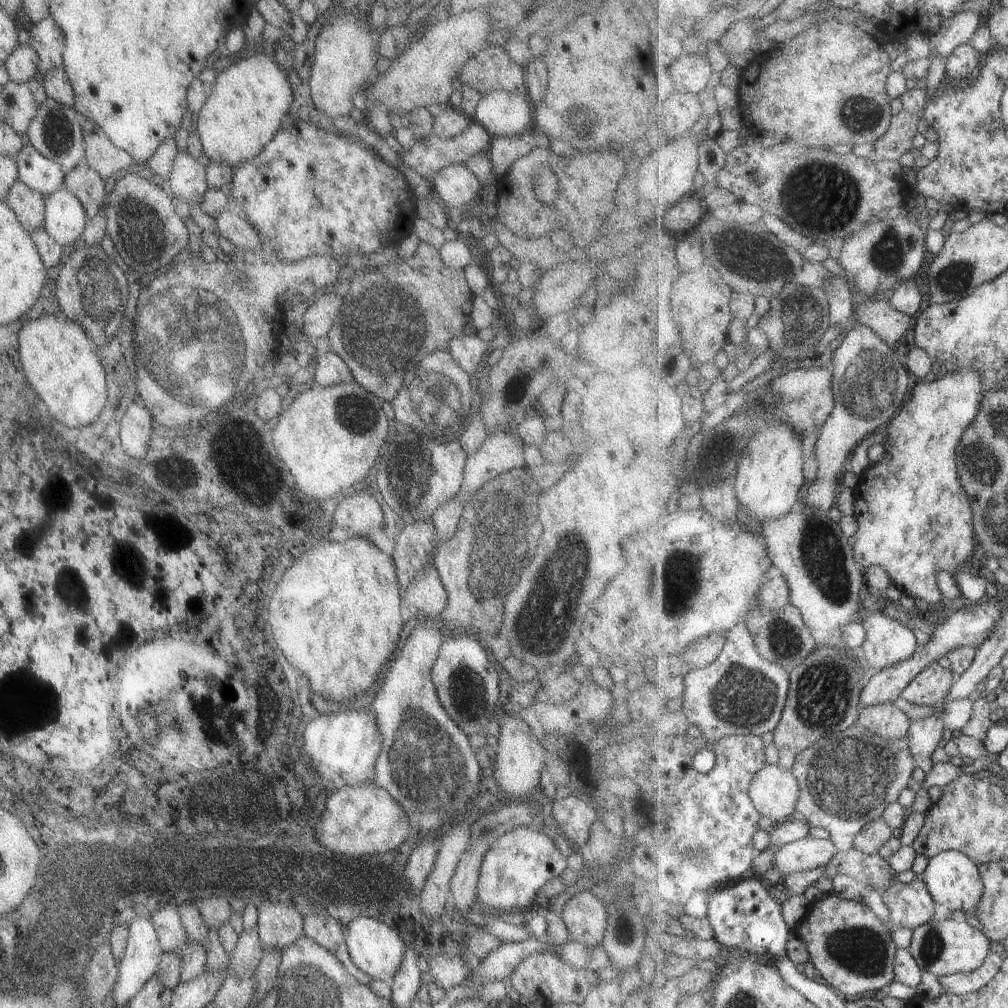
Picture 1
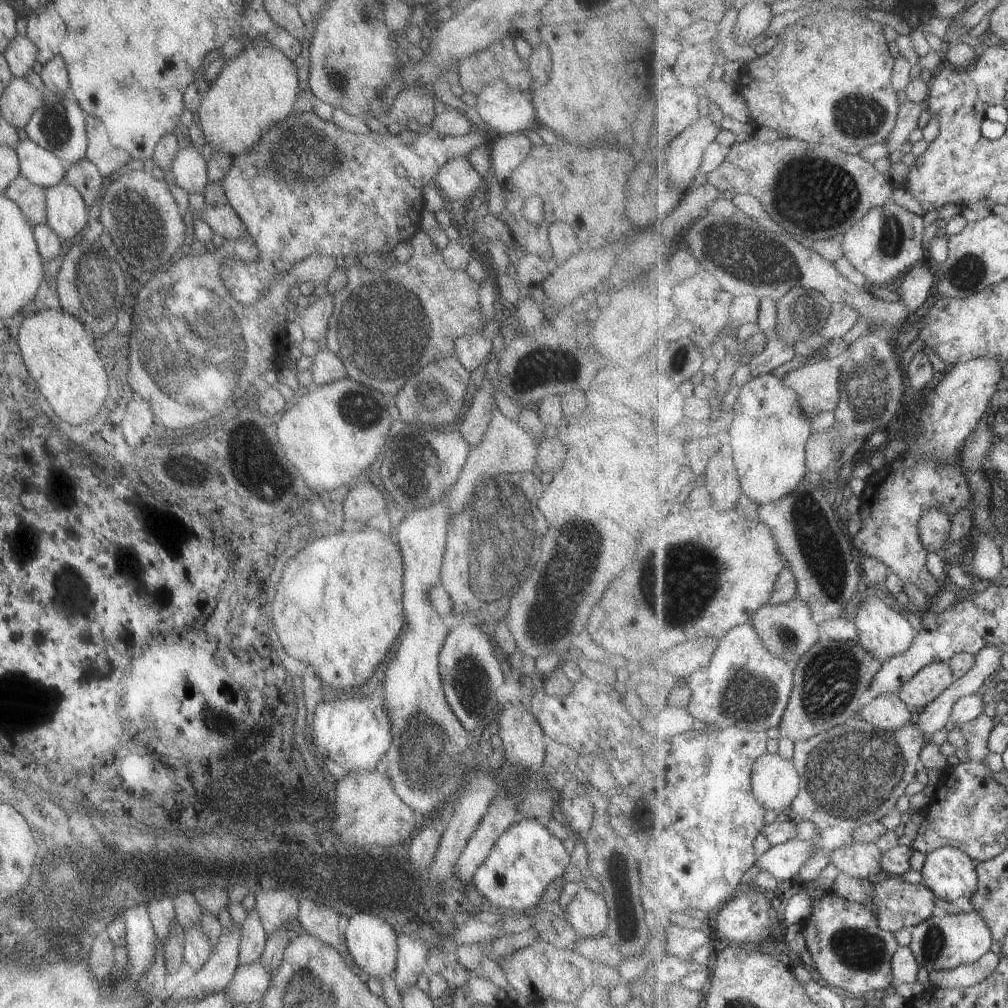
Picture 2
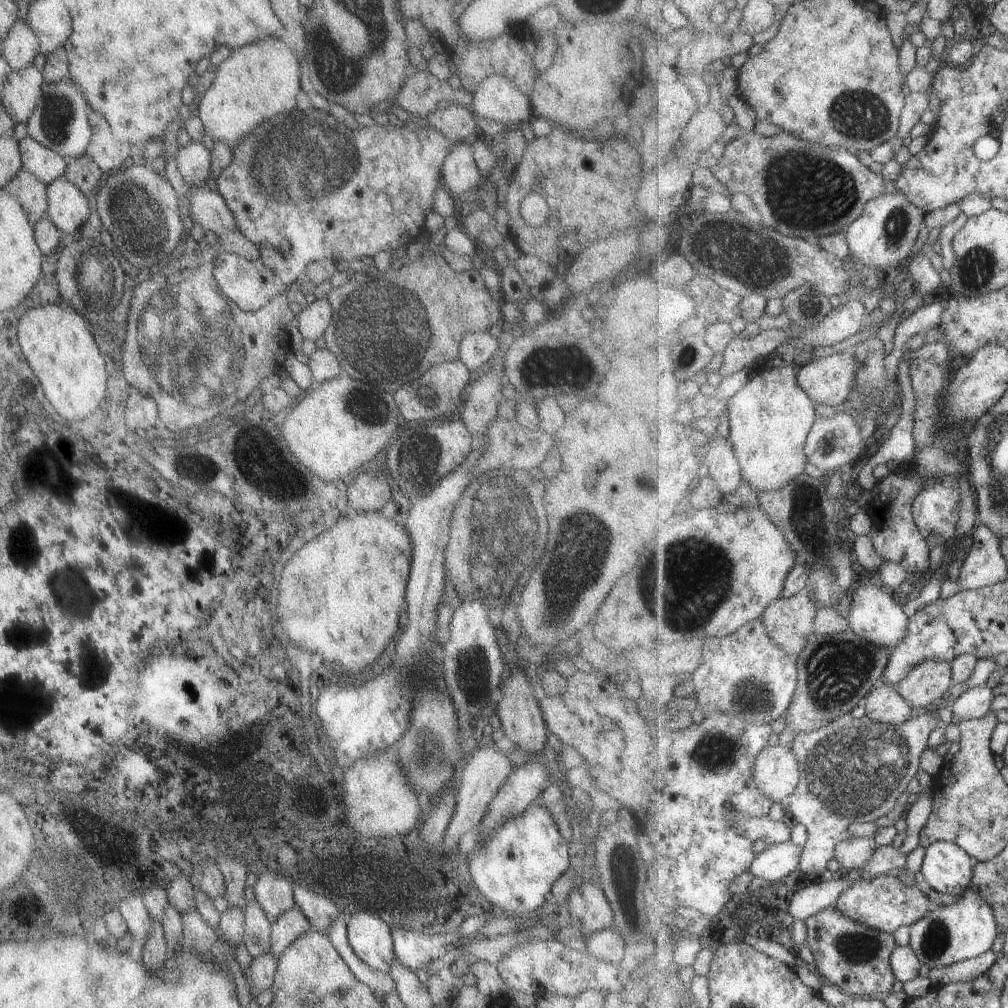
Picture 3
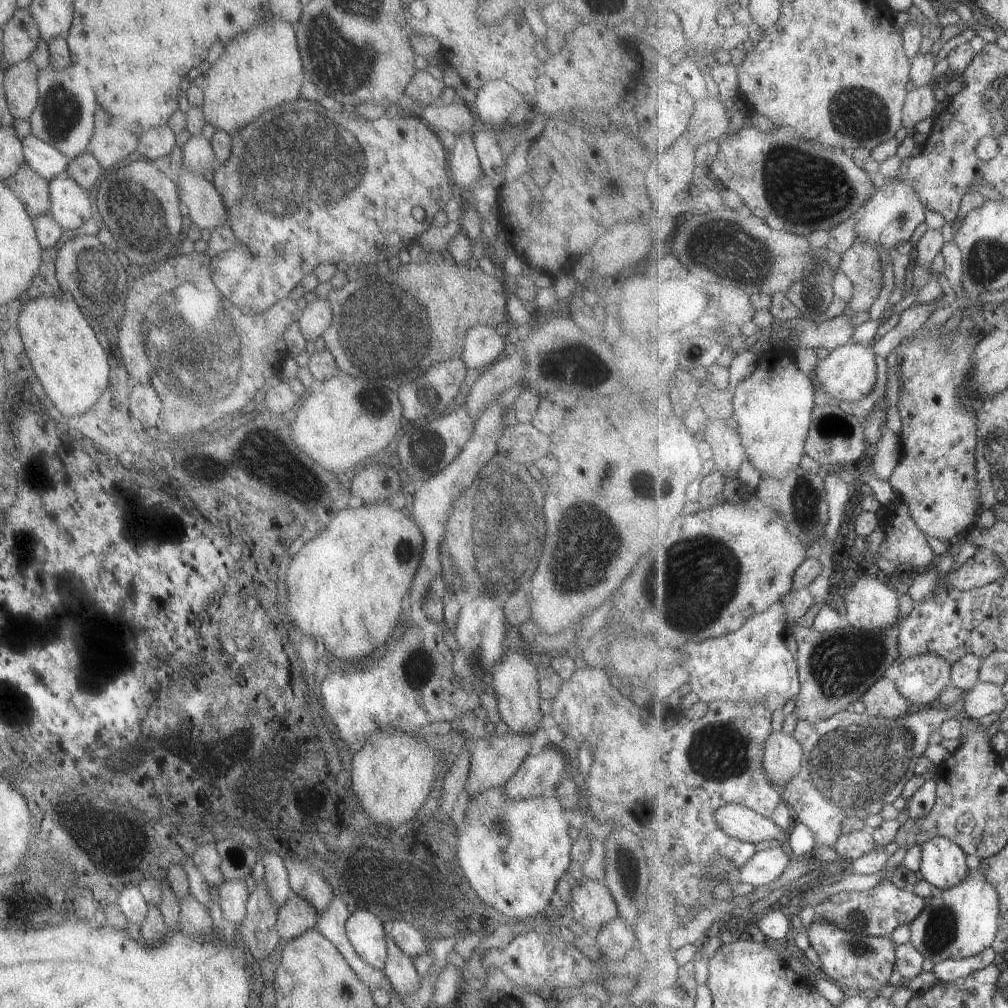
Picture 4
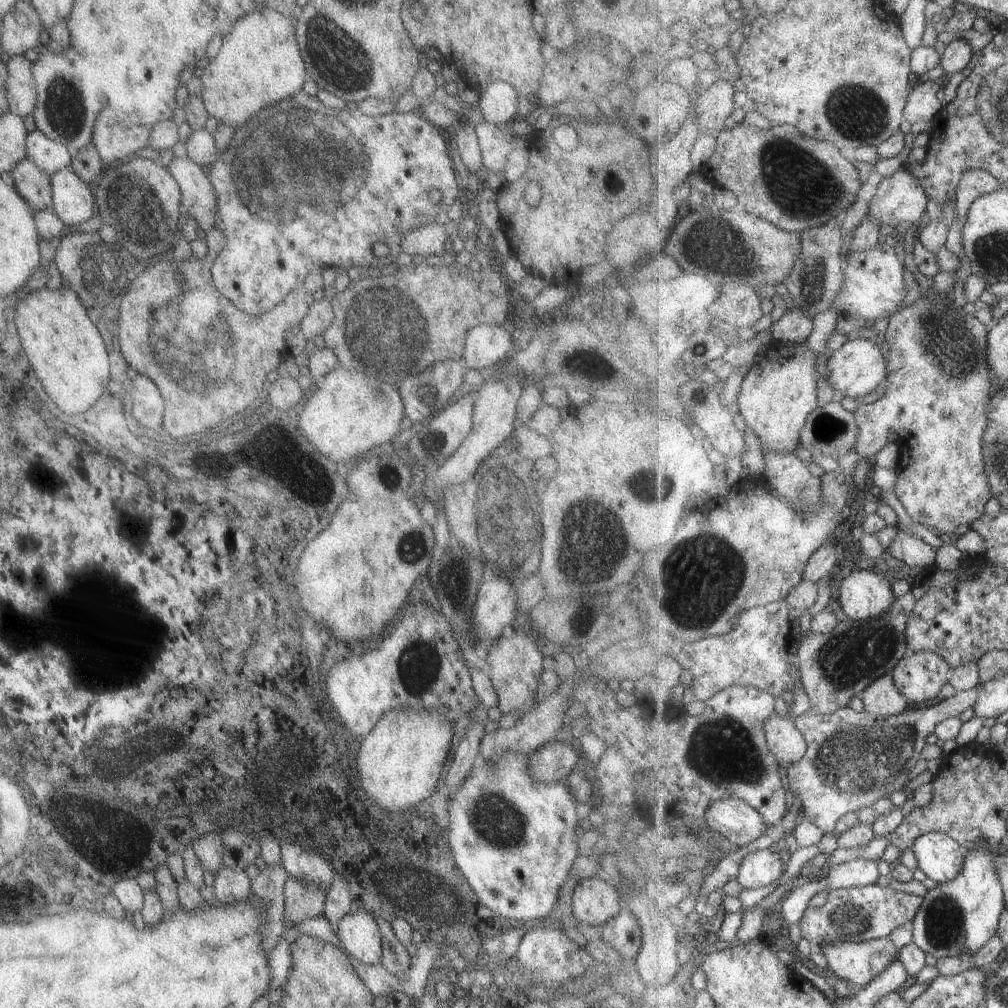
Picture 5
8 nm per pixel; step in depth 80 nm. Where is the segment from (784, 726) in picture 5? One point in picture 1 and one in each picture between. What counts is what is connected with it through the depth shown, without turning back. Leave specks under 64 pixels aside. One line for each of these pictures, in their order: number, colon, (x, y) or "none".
1: (775, 792)
2: (776, 782)
3: (778, 772)
4: (783, 760)

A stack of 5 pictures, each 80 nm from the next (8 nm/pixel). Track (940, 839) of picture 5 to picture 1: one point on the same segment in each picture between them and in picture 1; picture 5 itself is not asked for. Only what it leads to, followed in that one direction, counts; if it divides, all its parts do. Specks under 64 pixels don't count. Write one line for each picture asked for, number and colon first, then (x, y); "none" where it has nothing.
1: (954, 880)
2: (949, 873)
3: (949, 869)
4: (944, 864)

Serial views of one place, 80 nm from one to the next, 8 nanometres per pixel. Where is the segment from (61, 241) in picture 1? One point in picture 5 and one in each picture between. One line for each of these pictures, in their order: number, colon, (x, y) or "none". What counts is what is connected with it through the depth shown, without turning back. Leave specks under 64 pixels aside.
2: (65, 212)
3: (66, 208)
4: (69, 206)
5: (72, 202)

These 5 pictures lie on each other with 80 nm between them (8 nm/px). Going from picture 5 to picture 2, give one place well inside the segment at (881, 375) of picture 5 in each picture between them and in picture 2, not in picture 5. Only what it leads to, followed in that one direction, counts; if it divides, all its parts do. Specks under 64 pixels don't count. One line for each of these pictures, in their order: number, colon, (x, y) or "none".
2: (817, 383)
3: (830, 380)
4: (847, 374)

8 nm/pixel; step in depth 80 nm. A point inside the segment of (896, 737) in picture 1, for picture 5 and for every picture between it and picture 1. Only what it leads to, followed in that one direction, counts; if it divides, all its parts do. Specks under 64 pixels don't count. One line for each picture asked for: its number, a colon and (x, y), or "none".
2: (888, 711)
3: (885, 704)
4: (884, 700)
5: (882, 699)

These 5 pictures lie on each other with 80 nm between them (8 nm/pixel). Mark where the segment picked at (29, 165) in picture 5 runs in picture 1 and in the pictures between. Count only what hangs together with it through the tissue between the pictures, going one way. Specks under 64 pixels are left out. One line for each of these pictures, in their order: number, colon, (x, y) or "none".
1: (28, 205)
2: (29, 198)
3: (30, 194)
4: (30, 189)

